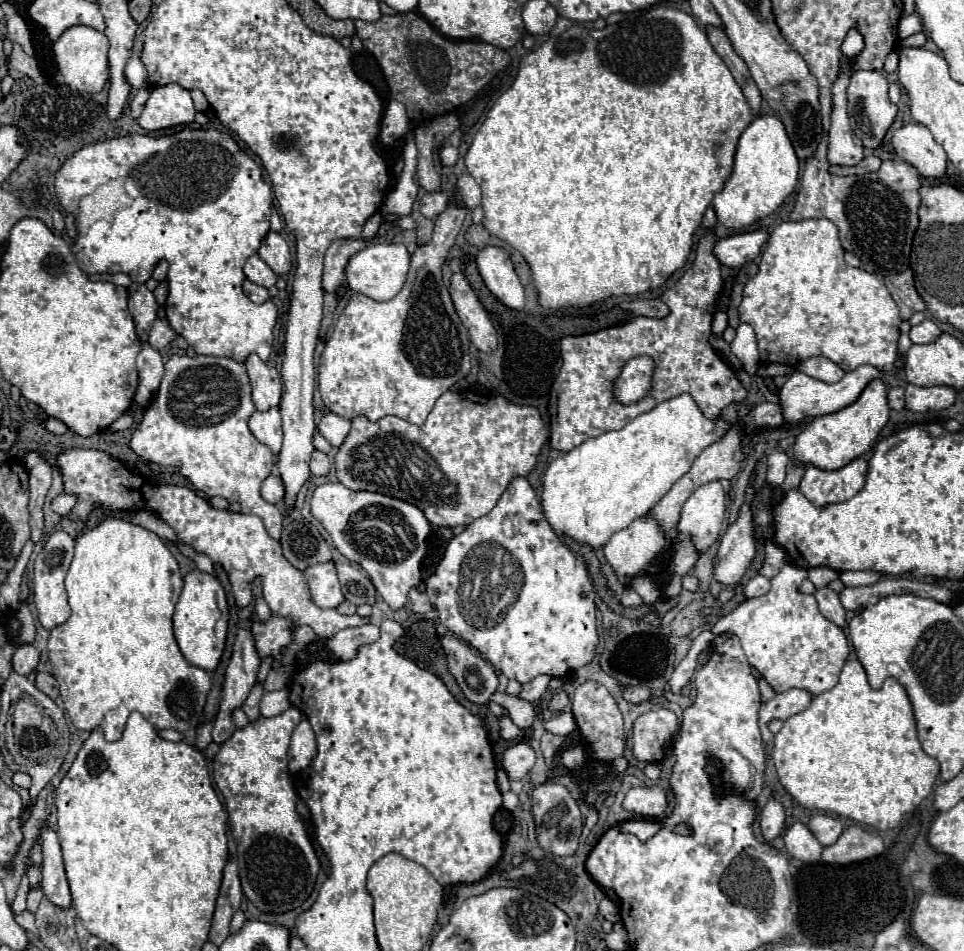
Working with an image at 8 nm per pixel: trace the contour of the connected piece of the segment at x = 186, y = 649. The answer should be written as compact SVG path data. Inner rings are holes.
M192 570L190 574L186 574L184 590L180 594L180 600L174 612L174 636L184 658L192 666L198 666L206 672L212 672L218 666L226 644L228 618L230 618L230 612L228 612L226 592L222 584L216 580L216 576L206 574L202 570Z

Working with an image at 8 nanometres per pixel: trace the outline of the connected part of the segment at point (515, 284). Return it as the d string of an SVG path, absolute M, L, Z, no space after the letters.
M484 246L476 252L476 266L488 290L508 308L524 308L524 288L514 270L510 252L500 246Z

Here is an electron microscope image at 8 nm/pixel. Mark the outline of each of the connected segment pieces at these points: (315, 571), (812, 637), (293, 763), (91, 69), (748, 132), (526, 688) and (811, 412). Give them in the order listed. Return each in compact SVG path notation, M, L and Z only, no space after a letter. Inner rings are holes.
M334 562L310 566L310 570L304 570L304 574L316 606L340 606L344 602L344 594L336 578Z
M786 564L772 578L772 588L766 596L744 600L716 624L704 626L704 630L712 632L714 636L720 636L723 632L736 634L750 666L760 672L776 694L800 688L812 696L818 696L832 690L850 652L846 634L820 614L814 596L804 596L798 592L804 578L804 568Z
M304 718L294 734L292 734L292 742L290 742L290 750L288 750L288 768L290 772L298 772L298 770L304 770L306 766L310 765L310 762L314 758L317 752L316 737L312 728L310 728L310 722Z
M72 26L68 28L52 46L54 50L54 60L58 64L58 70L64 76L64 82L74 88L74 90L82 90L82 92L98 92L104 88L104 84L108 82L110 74L108 74L108 38L90 28L90 26Z
M774 114L756 116L738 140L732 174L712 200L718 222L726 228L744 228L754 220L768 216L794 192L798 184L798 170L798 158L780 118Z
M538 676L538 678L534 678L532 682L528 682L528 684L522 686L522 692L518 694L518 698L520 700L538 700L538 698L542 698L542 694L546 692L548 682L550 682L550 676Z
M860 366L860 368L844 374L844 378L836 384L826 384L826 382L814 380L814 378L802 374L802 372L794 372L778 392L778 398L780 398L778 404L780 404L780 410L782 410L782 418L788 426L794 426L794 424L802 422L802 418L824 416L824 414L838 412L838 410L850 406L850 402L854 402L858 398L858 394L866 388L866 384L874 378L884 378L884 376L882 376L882 372L878 372L872 366Z

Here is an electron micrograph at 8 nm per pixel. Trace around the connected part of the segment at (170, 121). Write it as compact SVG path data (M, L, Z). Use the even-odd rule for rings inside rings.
M166 84L152 88L152 94L138 118L138 124L146 132L164 130L194 120L194 104L190 92L178 84Z

